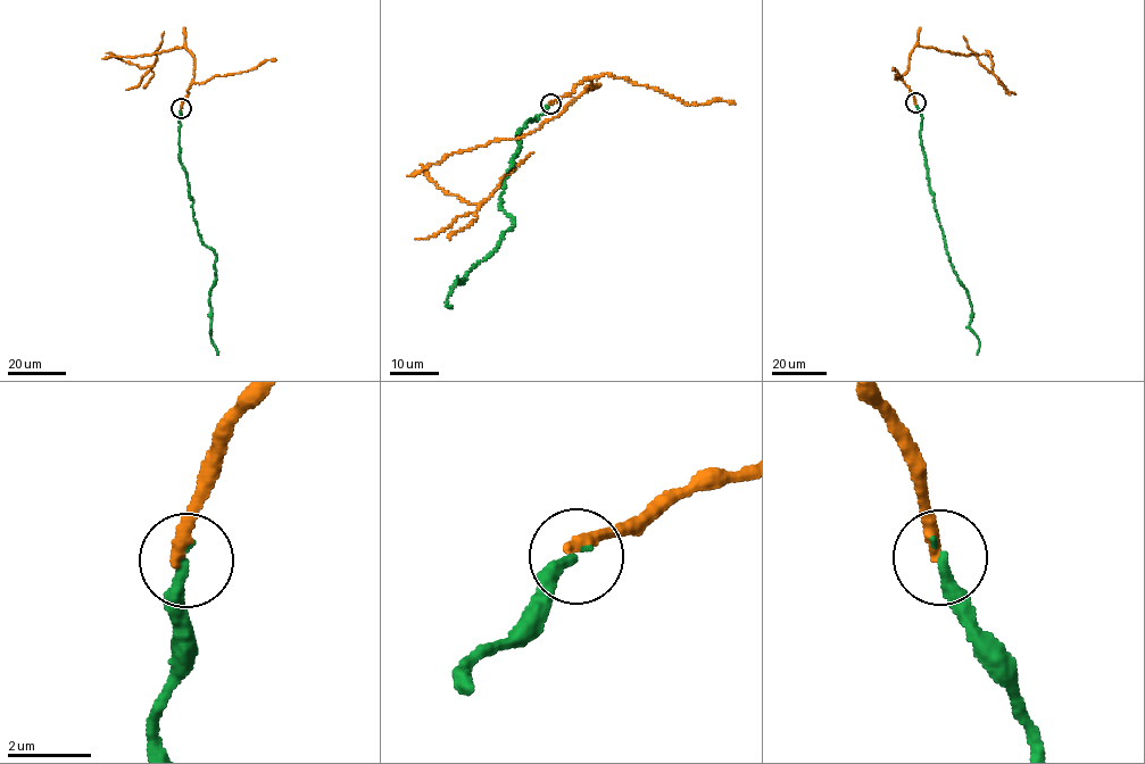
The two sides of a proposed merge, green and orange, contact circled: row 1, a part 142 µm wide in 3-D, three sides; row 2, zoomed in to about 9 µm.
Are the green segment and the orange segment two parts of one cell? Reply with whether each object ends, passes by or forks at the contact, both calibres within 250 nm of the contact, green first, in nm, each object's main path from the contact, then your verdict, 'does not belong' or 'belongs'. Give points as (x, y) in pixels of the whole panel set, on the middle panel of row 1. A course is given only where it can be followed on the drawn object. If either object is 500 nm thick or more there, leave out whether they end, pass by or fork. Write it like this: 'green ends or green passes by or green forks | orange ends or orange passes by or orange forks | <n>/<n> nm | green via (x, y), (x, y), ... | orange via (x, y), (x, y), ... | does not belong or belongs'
green ends | orange ends | 240/340 nm | green via (550, 104), (519, 132), (503, 181), (500, 205), (513, 226), (456, 281), (450, 306) | orange via (550, 104), (585, 80), (599, 85), (537, 130), (424, 168), (445, 192), (481, 204), (533, 151) | belongs

